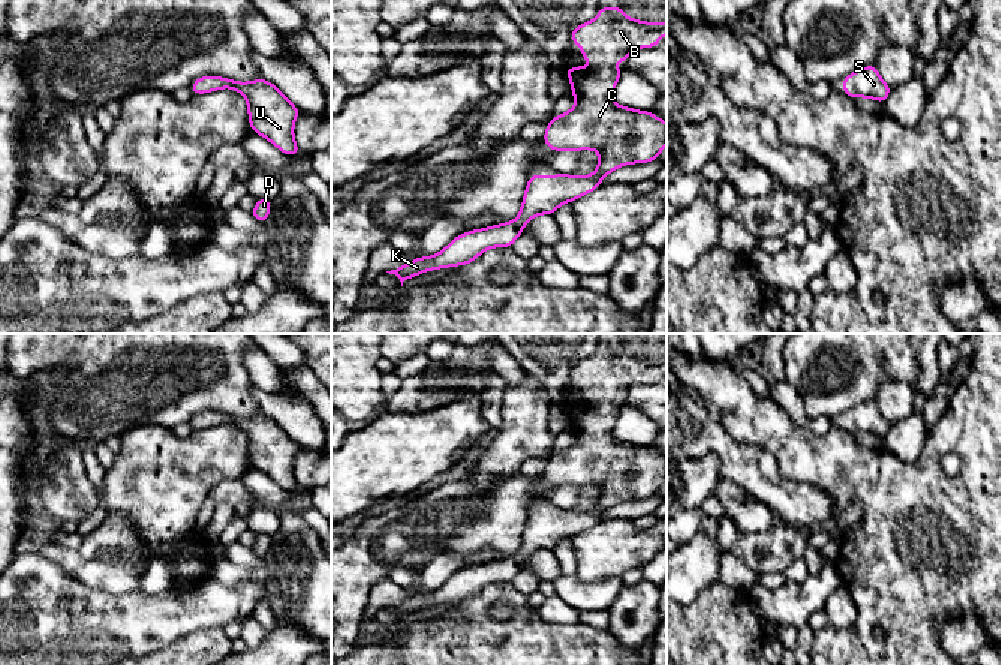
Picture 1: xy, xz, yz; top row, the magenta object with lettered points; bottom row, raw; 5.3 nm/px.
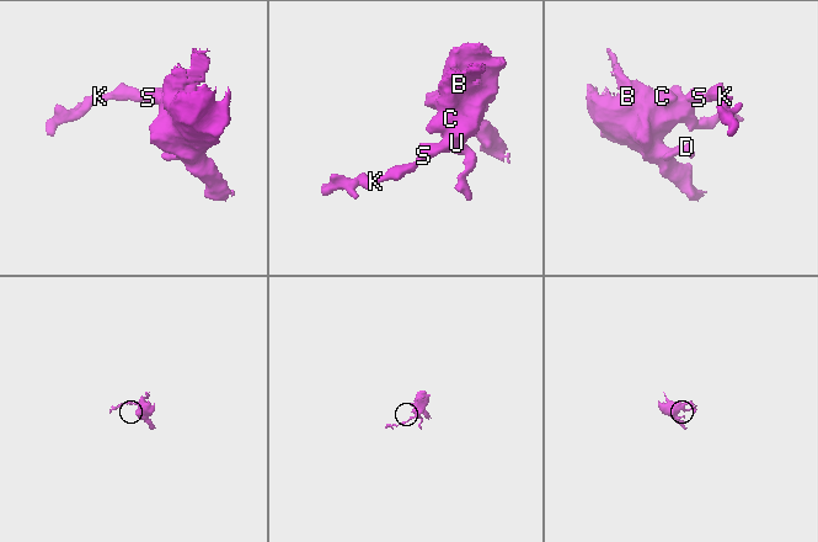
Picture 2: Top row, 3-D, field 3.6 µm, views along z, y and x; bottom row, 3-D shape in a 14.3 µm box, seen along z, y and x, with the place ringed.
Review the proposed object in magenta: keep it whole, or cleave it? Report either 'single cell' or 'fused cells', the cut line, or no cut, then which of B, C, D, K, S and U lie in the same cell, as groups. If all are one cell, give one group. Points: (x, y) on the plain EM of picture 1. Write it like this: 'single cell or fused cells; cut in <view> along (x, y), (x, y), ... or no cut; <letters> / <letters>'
single cell; no cut; B C D K S U

